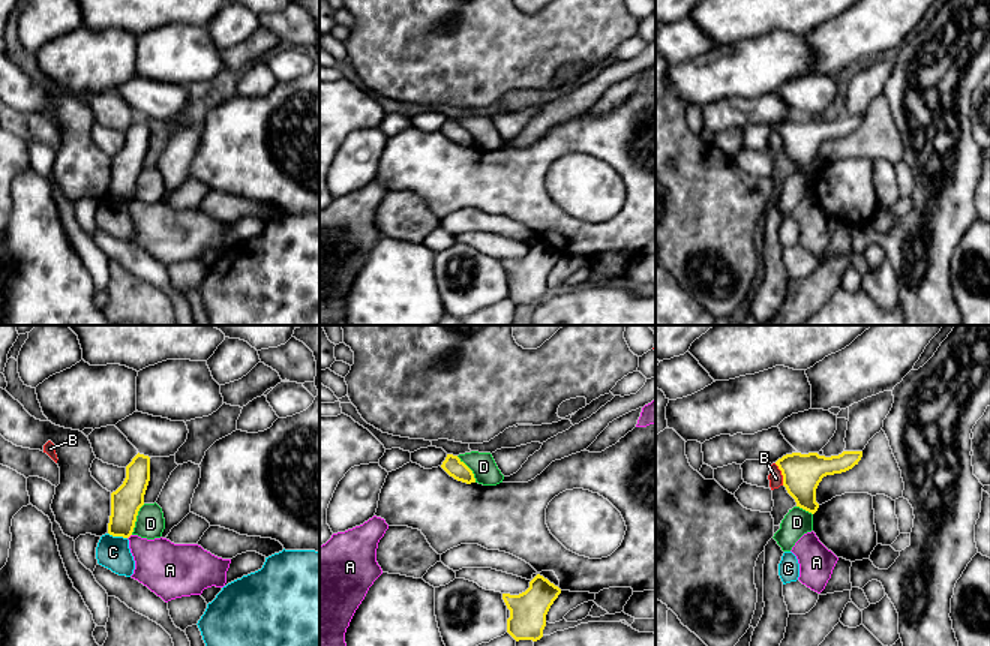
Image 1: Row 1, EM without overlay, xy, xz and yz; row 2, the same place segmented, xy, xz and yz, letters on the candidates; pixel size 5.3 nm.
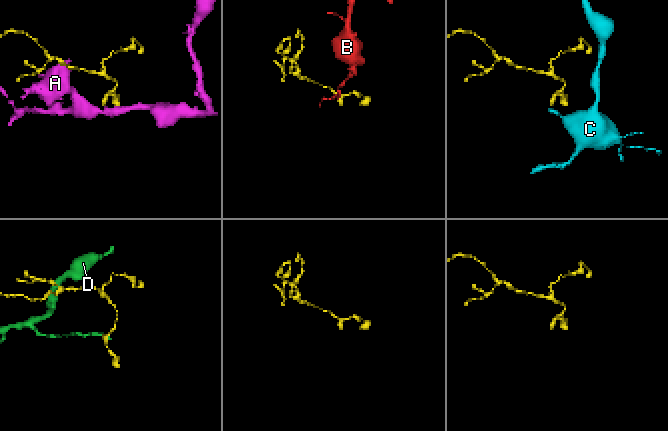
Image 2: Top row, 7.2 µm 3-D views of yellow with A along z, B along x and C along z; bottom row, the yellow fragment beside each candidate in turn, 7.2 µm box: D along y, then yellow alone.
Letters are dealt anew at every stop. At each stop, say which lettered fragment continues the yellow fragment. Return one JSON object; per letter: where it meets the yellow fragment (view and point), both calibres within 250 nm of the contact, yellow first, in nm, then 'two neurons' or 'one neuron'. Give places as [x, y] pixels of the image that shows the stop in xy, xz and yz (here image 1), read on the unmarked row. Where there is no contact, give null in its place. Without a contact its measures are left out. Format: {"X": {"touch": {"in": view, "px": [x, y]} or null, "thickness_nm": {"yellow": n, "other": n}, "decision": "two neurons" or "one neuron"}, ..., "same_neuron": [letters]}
{"A": {"touch": {"in": "xy", "px": [129, 200]}, "thickness_nm": {"yellow": 160, "other": 280}, "decision": "two neurons"}, "B": {"touch": {"in": "yz", "px": [782, 138]}, "thickness_nm": {"yellow": 200, "other": 80}, "decision": "two neurons"}, "C": {"touch": {"in": "xy", "px": [117, 200]}, "thickness_nm": {"yellow": 160, "other": 180}, "decision": "two neurons"}, "D": {"touch": {"in": "xy", "px": [135, 183]}, "thickness_nm": {"yellow": 160, "other": 160}, "decision": "two neurons"}, "same_neuron": []}

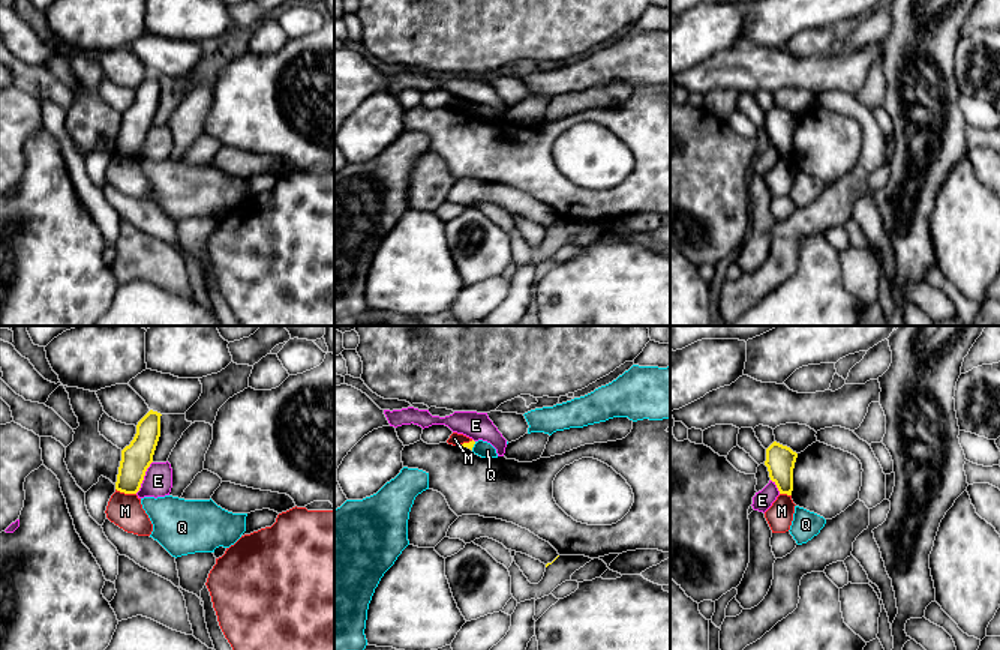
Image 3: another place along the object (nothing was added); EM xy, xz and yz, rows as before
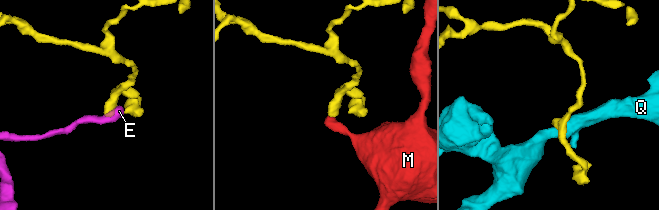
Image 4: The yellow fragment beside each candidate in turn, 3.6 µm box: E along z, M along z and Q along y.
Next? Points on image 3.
{"E": {"touch": {"in": "xy", "px": [143, 141]}, "thickness_nm": {"yellow": 160, "other": 160}, "decision": "two neurons"}, "M": {"touch": {"in": "xy", "px": [126, 156]}, "thickness_nm": {"yellow": 160, "other": 180}, "decision": "two neurons"}, "Q": {"touch": {"in": "xz", "px": [473, 110]}, "thickness_nm": {"yellow": 40, "other": 90}, "decision": "two neurons"}, "same_neuron": []}

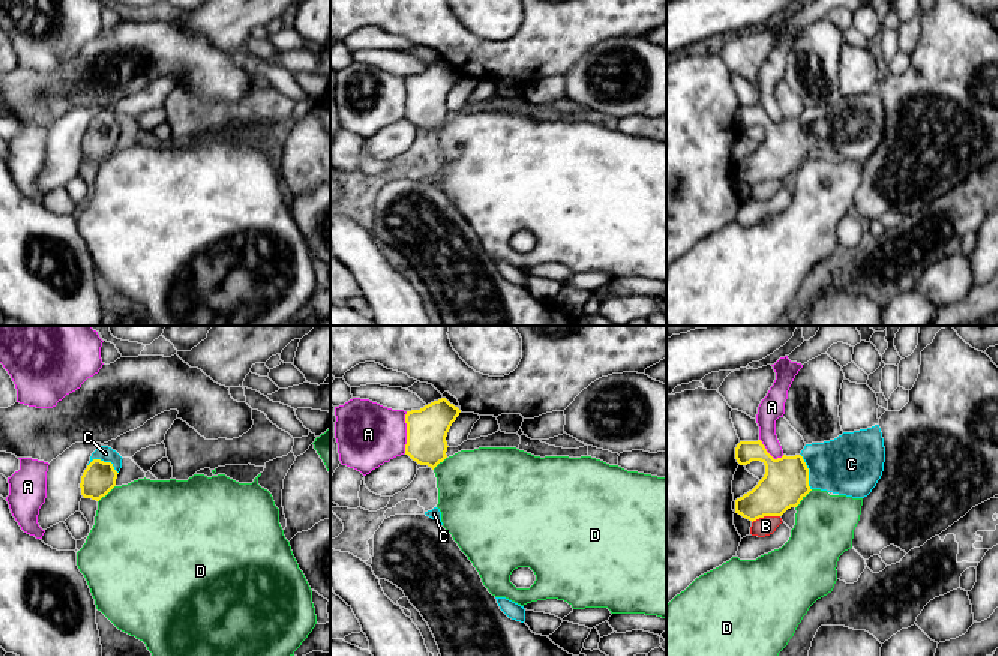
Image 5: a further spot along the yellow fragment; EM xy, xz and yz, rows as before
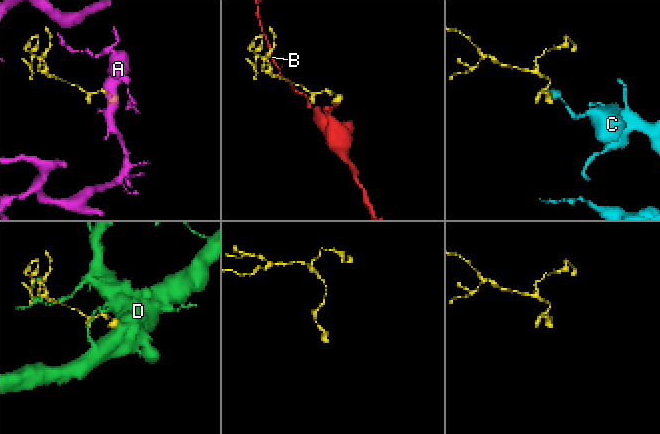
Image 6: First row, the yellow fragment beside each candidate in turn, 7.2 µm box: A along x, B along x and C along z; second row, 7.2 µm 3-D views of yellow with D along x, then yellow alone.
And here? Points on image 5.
{"A": {"touch": {"in": "xz", "px": [407, 96]}, "thickness_nm": {"yellow": 220, "other": 340}, "decision": "two neurons"}, "B": {"touch": {"in": "yz", "px": [766, 179]}, "thickness_nm": {"yellow": 240, "other": 100}, "decision": "two neurons"}, "C": {"touch": {"in": "yz", "px": [808, 135]}, "thickness_nm": {"yellow": 240, "other": 320}, "decision": "one neuron"}, "D": {"touch": {"in": "yz", "px": [802, 162]}, "thickness_nm": {"yellow": 240, "other": 320}, "decision": "two neurons"}, "same_neuron": ["C"]}

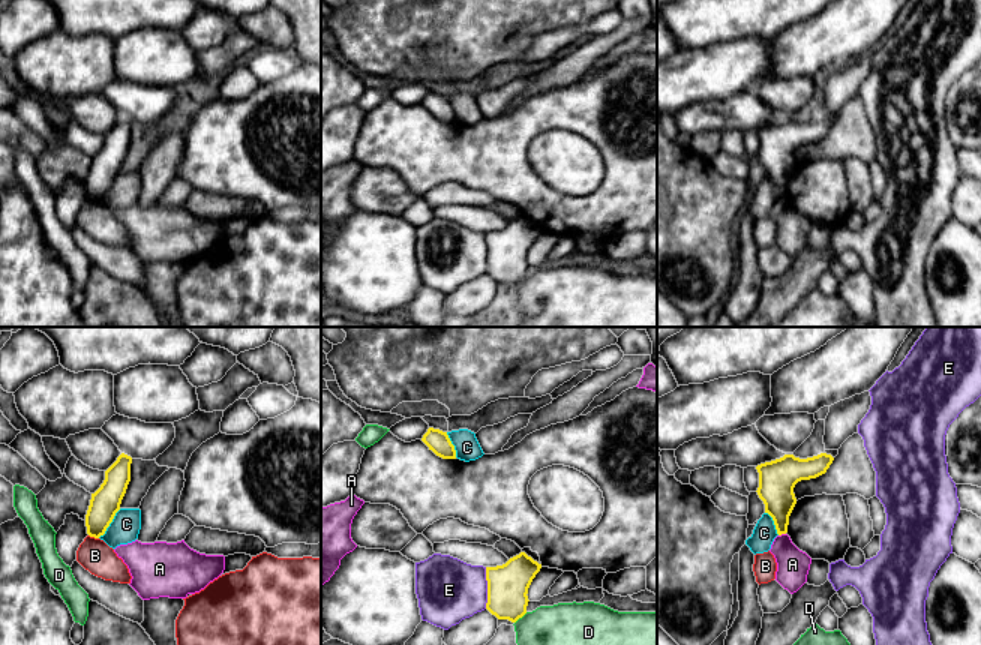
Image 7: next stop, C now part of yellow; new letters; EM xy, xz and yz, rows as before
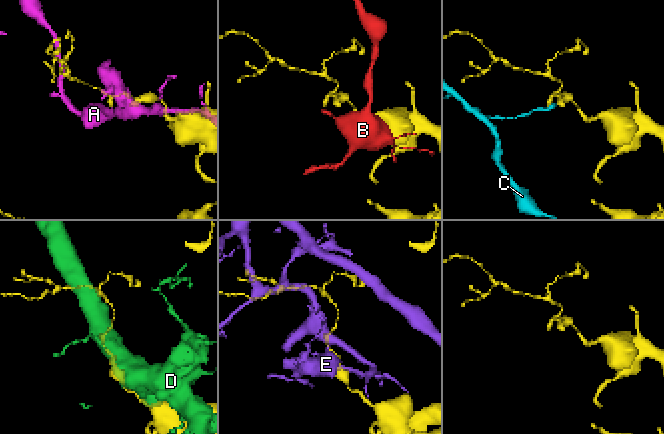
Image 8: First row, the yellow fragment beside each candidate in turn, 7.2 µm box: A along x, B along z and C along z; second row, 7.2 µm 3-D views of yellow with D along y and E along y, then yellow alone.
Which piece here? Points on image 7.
{"A": {"touch": {"in": "yz", "px": [782, 197]}, "thickness_nm": {"yellow": 190, "other": 180}, "decision": "two neurons"}, "B": {"touch": {"in": "xy", "px": [93, 200]}, "thickness_nm": {"yellow": 160, "other": 180}, "decision": "two neurons"}, "C": {"touch": {"in": "xy", "px": [110, 186]}, "thickness_nm": {"yellow": 160, "other": 160}, "decision": "two neurons"}, "D": {"touch": {"in": "xz", "px": [521, 281]}, "thickness_nm": {"yellow": 220, "other": 420}, "decision": "two neurons"}, "E": {"touch": {"in": "xz", "px": [488, 252]}, "thickness_nm": {"yellow": 220, "other": 340}, "decision": "two neurons"}, "same_neuron": []}

